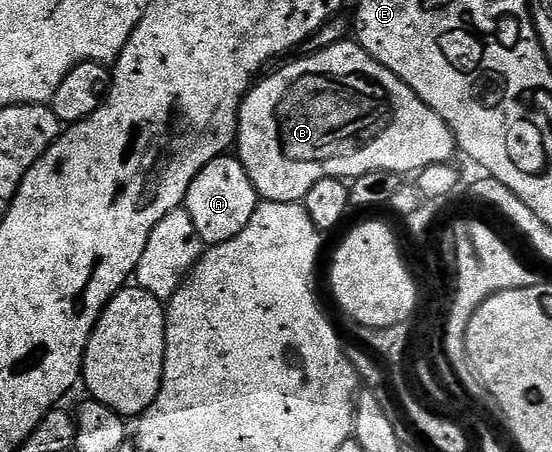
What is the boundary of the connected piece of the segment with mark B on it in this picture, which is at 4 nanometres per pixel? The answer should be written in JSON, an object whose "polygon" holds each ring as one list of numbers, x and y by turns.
{"polygon":[[348,40,319,47,315,56,283,63,279,72,263,75,247,93,238,111,236,155,263,201,296,204,305,201,308,190,324,178,353,182,360,175,380,171,417,174,429,164,451,159,452,133,440,114,432,111,392,70,369,56,361,44,349,44]]}

